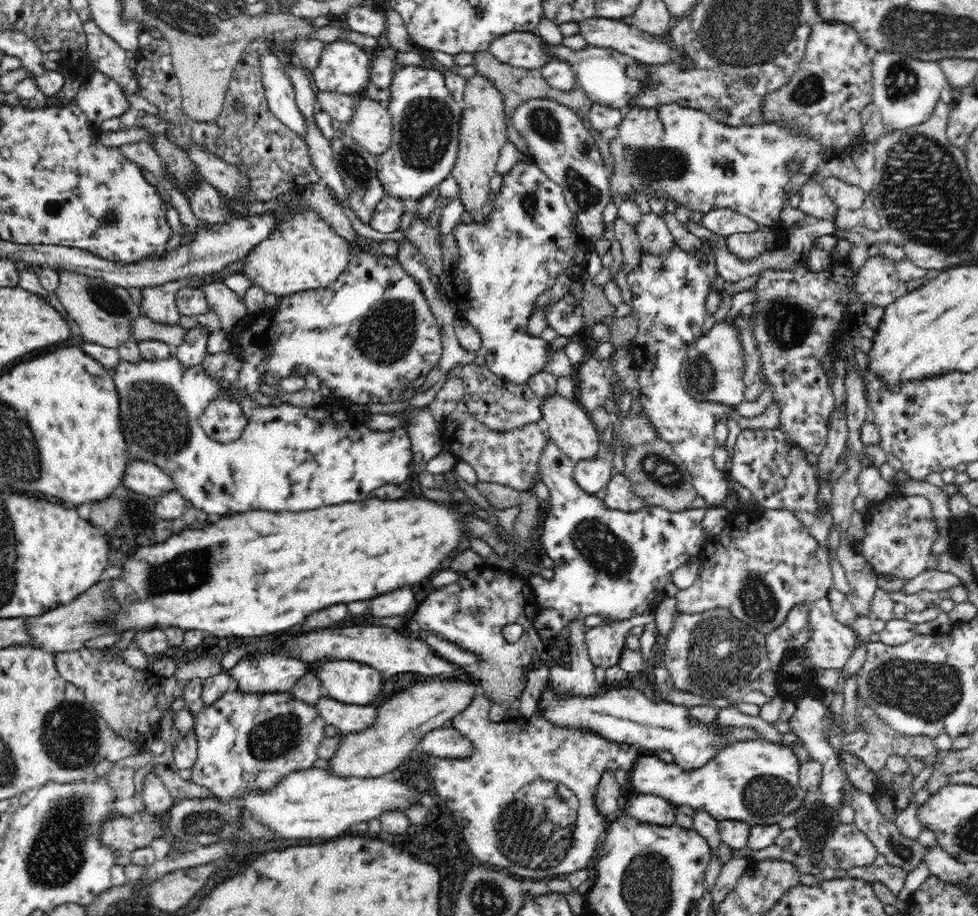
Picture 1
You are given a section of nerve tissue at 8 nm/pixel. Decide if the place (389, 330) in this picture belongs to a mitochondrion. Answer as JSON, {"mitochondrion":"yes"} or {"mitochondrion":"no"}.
{"mitochondrion":"yes"}

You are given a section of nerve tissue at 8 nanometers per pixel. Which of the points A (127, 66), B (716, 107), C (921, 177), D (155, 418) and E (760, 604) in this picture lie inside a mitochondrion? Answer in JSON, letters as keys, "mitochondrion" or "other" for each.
{"A":"other","B":"other","C":"mitochondrion","D":"mitochondrion","E":"mitochondrion"}

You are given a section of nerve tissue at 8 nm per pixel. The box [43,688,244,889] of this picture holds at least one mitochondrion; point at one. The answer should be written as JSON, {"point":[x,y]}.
{"point":[207,823]}

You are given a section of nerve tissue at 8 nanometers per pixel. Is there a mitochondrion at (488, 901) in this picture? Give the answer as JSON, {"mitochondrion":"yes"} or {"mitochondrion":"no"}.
{"mitochondrion":"yes"}

